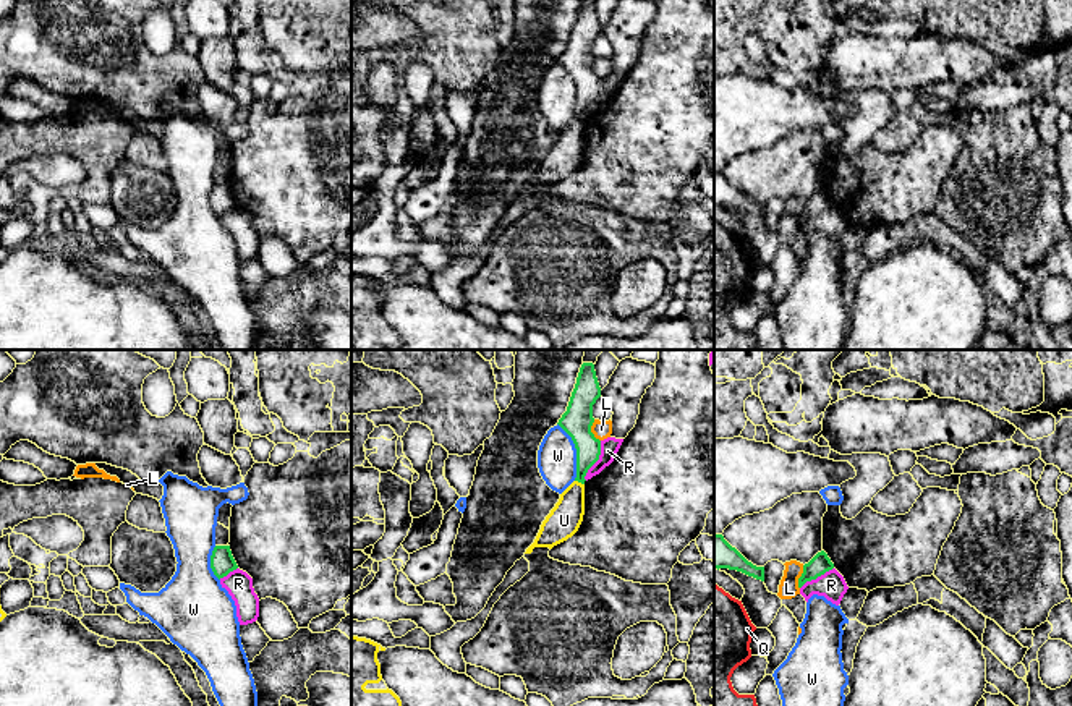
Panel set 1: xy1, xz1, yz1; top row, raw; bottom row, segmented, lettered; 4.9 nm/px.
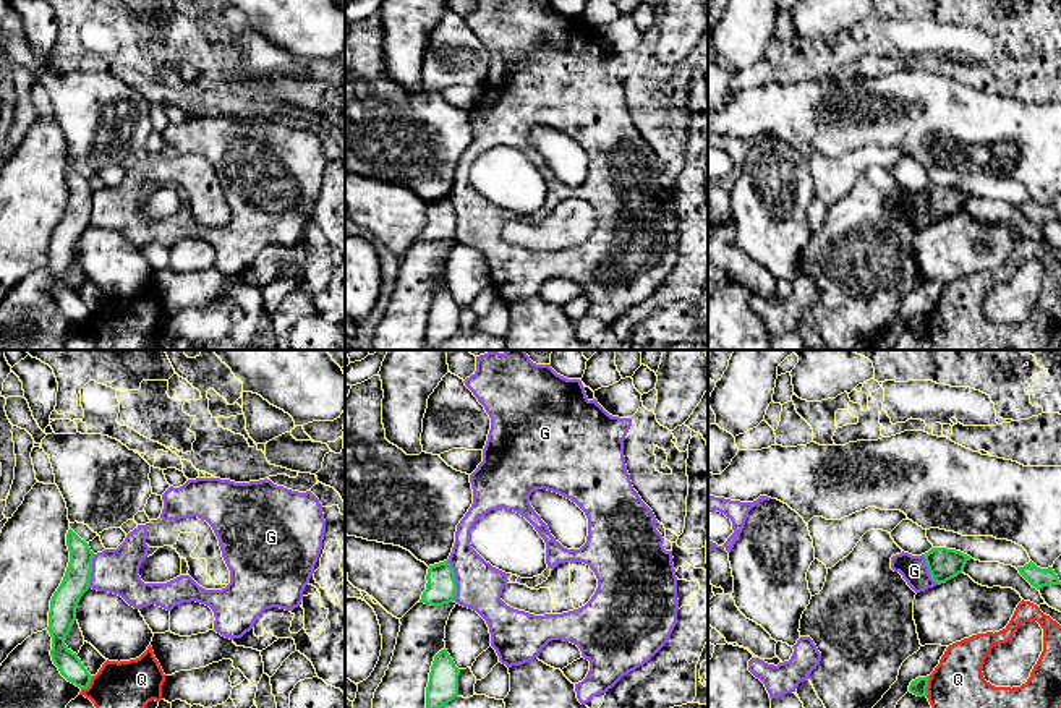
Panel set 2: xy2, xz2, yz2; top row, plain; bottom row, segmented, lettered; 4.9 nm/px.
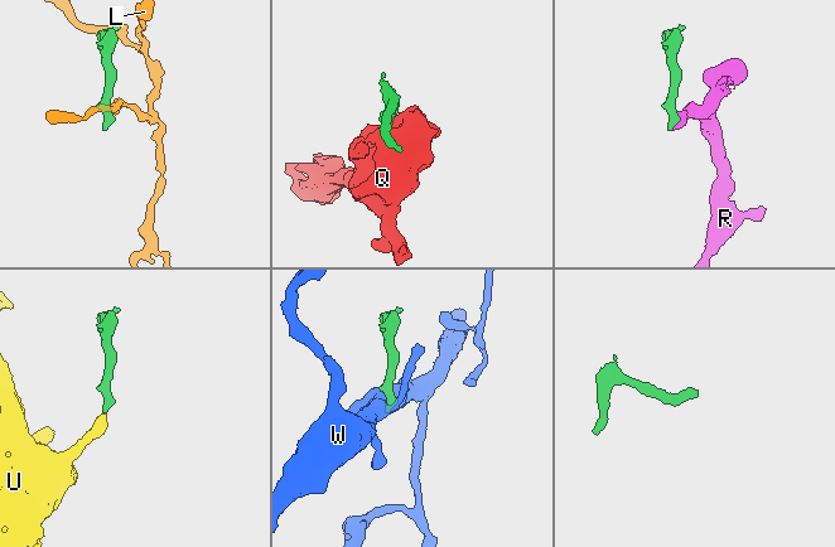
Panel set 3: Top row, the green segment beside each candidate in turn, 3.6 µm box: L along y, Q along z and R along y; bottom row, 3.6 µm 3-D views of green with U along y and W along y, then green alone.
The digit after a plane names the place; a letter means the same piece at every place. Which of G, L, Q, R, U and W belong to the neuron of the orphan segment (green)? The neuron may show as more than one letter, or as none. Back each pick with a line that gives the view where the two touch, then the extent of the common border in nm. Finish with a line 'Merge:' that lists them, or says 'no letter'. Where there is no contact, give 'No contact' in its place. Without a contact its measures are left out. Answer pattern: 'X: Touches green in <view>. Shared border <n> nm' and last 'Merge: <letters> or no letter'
U: Touches green in xz1. Shared border 50 nm
Merge: U

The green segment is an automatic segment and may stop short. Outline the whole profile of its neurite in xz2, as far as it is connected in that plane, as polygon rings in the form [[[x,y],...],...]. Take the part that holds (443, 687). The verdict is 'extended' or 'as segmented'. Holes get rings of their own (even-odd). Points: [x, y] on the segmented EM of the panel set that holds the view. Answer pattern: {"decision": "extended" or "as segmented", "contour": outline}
{"decision": "as segmented", "contour": [[[441,650],[432,661],[426,687],[426,708],[442,708],[458,697],[460,669],[447,650]]]}

